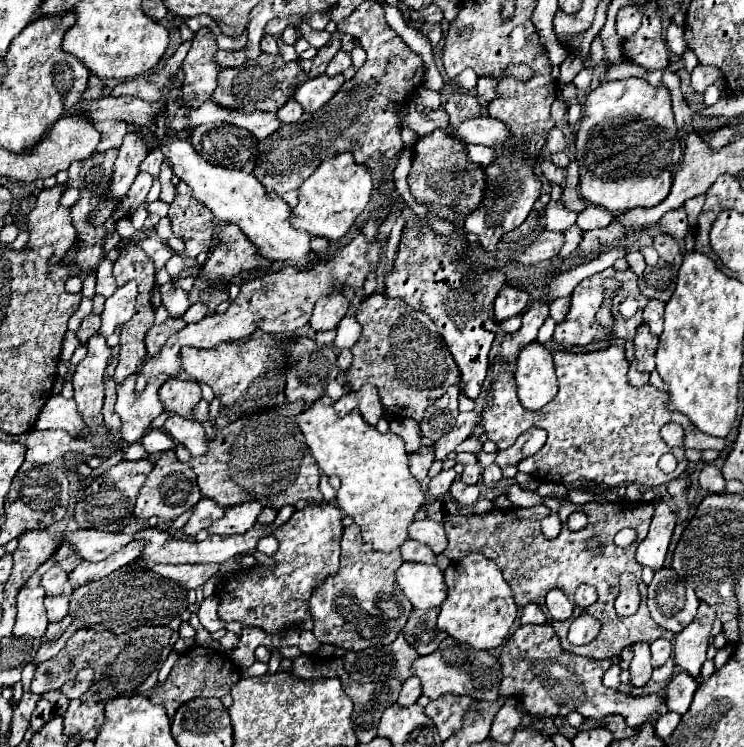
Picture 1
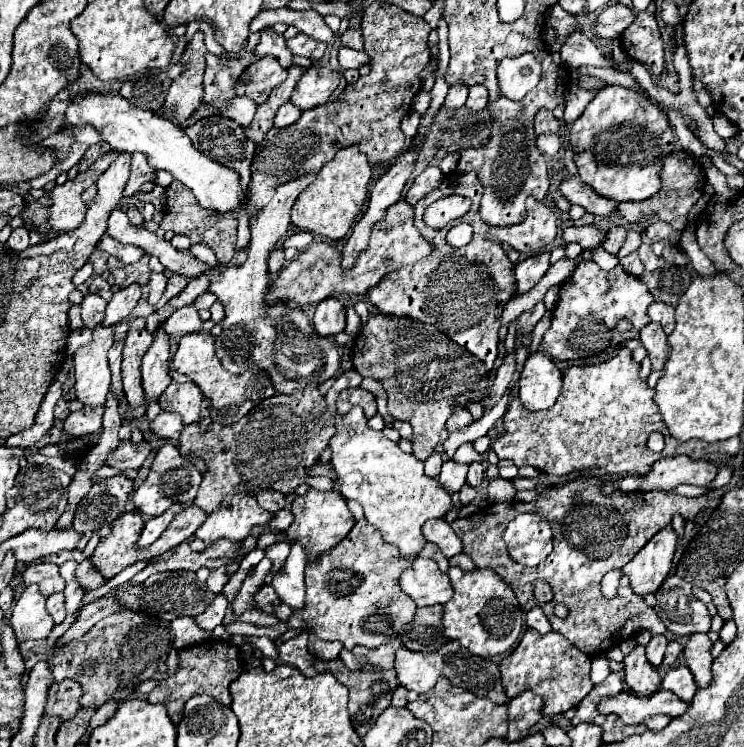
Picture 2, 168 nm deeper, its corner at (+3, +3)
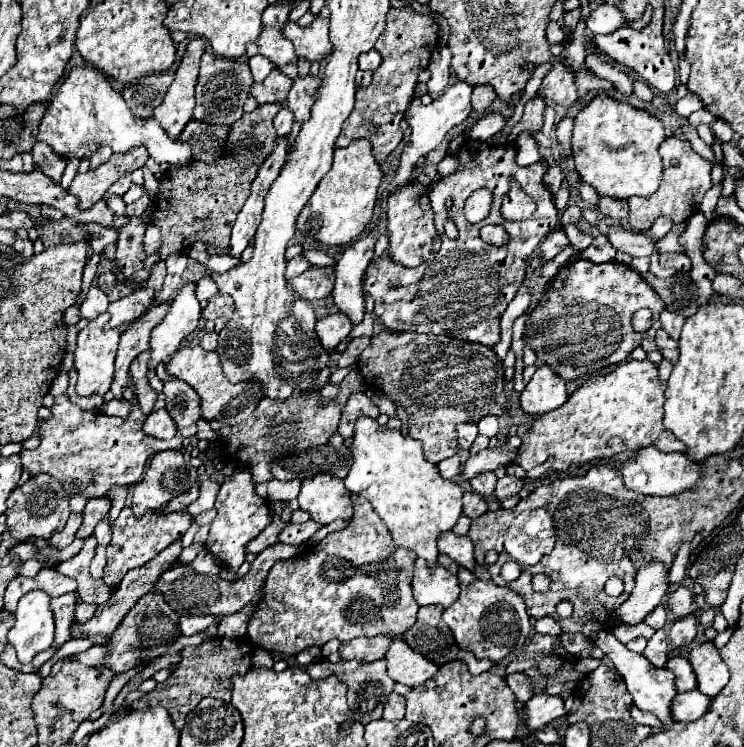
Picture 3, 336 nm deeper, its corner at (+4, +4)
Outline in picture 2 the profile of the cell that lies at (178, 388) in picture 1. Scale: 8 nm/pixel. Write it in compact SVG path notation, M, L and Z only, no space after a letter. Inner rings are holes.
M172 381L158 399L162 411L180 413L184 425L200 421L200 401L202 401L202 391L198 389L198 385L194 383L180 385L176 381Z

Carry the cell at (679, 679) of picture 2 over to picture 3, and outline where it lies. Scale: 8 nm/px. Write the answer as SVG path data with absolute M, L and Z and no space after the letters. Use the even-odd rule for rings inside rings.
M675 656L667 662L667 668L675 674L675 686L679 692L689 692L689 690L695 690L695 672L689 664L687 658L681 658L681 656Z

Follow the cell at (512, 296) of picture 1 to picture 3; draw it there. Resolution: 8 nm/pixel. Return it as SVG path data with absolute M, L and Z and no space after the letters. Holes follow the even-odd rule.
M557 228L553 234L549 234L543 242L541 242L541 256L543 260L553 260L565 246L569 246L569 238L565 234L563 228Z

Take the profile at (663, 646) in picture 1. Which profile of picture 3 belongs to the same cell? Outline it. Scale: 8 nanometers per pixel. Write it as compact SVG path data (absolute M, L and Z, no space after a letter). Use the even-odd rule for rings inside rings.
M657 630L653 634L653 638L647 642L647 648L643 652L643 656L657 668L663 668L665 662L667 662L667 652L669 652L669 646L667 646L667 636L663 630Z

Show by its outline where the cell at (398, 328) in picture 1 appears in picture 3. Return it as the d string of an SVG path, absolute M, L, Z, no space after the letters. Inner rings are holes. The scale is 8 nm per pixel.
M381 332L371 338L373 344L363 350L357 366L365 378L365 384L381 390L395 404L401 404L407 410L409 436L419 440L425 450L425 458L433 464L439 464L445 458L457 454L457 424L479 422L481 418L501 416L507 412L505 396L505 376L503 362L497 358L493 348L473 342L463 342L447 336L429 336L417 332Z

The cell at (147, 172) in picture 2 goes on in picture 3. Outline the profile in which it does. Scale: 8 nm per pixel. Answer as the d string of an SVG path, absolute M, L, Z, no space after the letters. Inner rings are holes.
M127 174L127 176L123 176L123 178L119 178L115 184L113 184L113 188L109 188L109 192L105 194L105 196L123 196L127 190L129 190L129 186L131 186L131 176Z

